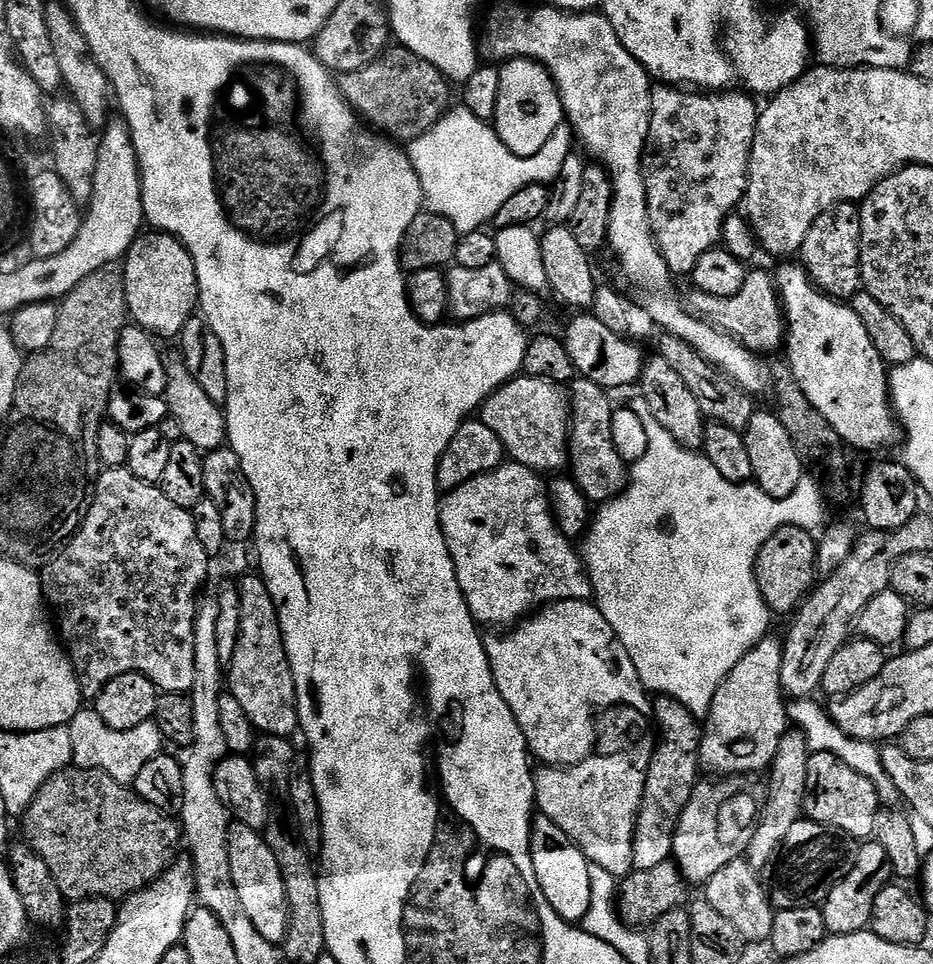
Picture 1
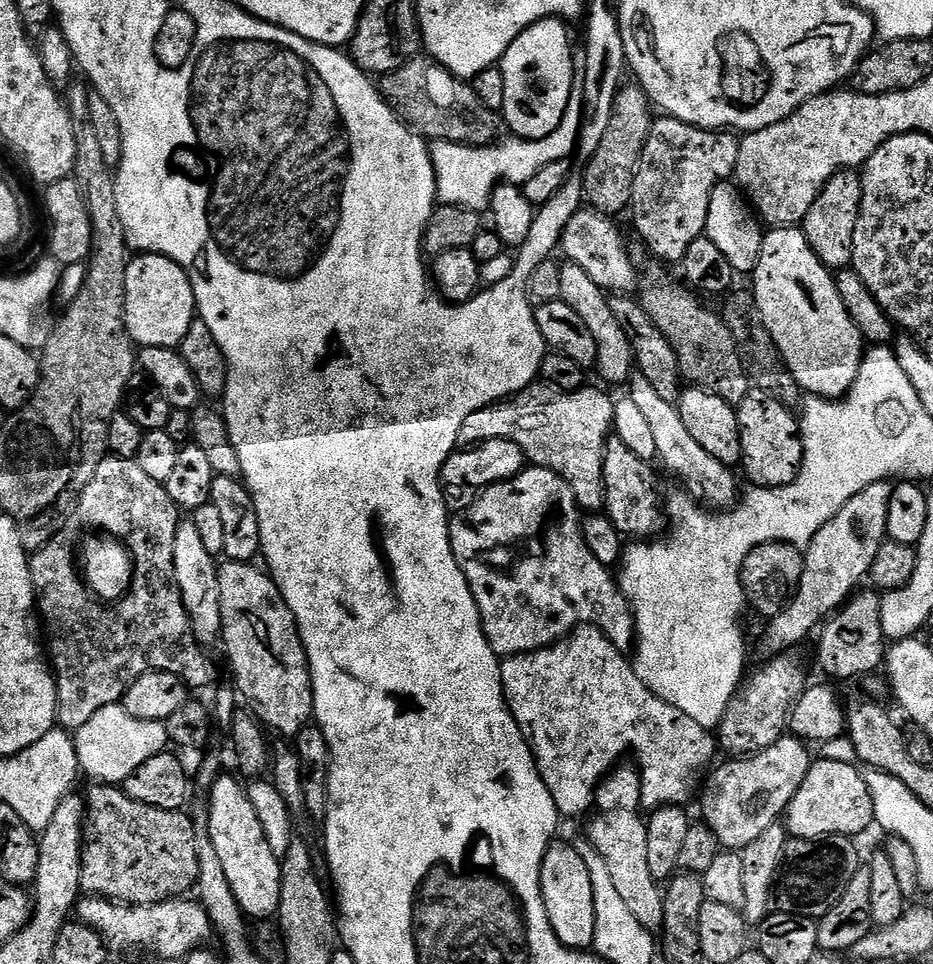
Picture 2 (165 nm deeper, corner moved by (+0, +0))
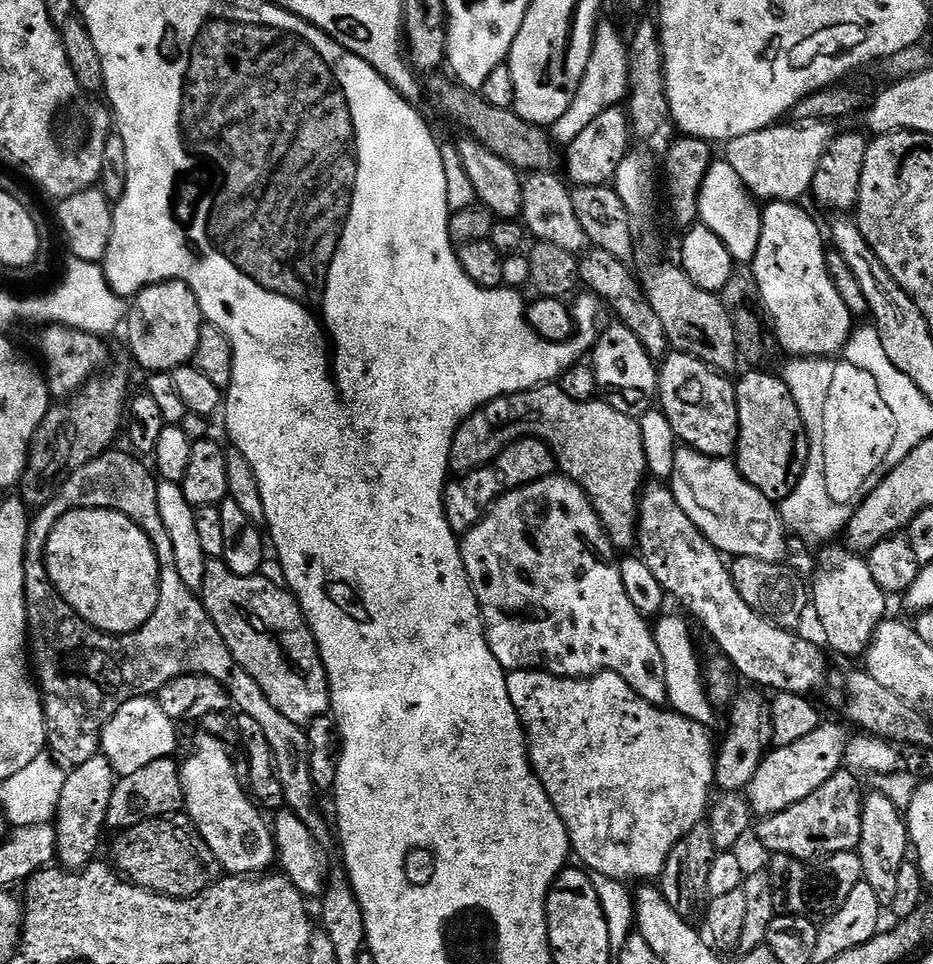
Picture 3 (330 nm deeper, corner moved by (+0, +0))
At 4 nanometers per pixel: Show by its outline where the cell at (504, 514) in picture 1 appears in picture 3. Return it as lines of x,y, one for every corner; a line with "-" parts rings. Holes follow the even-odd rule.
553,474
544,480
515,488
513,492
501,496
472,529
463,533
459,546
460,557
464,560
464,572
472,585
476,602
480,605
480,619
484,622
484,637
494,658
505,670
508,672
547,670
553,676
569,680
579,680
601,672
616,672
646,702
660,706
667,701
663,658
656,645
653,629
650,625
648,626
649,621
646,617
638,614
638,610
634,610
634,602
630,602
630,598
626,598
626,586
622,586
619,567
615,563
611,564
614,549
608,543
607,536
604,535
604,527
600,524
600,519
592,508
592,503
588,501
588,495
574,481
569,480
563,474

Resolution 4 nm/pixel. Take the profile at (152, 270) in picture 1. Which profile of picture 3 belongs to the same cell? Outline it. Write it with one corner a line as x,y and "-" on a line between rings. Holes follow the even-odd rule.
167,280
161,284
151,284
135,293
127,305
126,329
128,328
128,348
132,356
145,368
145,373
154,372
171,373
176,368
185,367
196,352
200,330
205,318
200,312
198,298
180,280

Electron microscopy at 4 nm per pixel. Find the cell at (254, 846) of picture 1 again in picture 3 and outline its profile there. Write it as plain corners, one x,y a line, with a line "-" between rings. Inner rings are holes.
200,734
192,744
188,757
180,764
180,781
184,791
183,811
193,826
200,831
200,836
210,846
214,858
225,873
234,876
264,874
277,859
276,841
273,829
264,821
265,813
254,803
251,795
234,778
234,766
229,750
224,749
220,736

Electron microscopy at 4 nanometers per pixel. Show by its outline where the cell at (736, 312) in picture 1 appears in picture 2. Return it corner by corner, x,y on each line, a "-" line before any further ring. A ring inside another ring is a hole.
577,210
570,219
564,231
560,234
559,251
564,252
563,259
570,264
582,266
590,278
599,288
609,294
632,294
636,288
636,264
620,237
620,232
615,228
609,217
600,212
591,210
-
636,288
636,289
635,289

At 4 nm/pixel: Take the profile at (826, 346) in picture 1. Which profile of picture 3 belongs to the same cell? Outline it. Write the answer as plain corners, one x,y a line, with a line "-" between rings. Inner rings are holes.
772,202
763,209
760,241
750,271
756,275
754,288
759,303
764,303
768,311
775,343
777,340
792,358
832,358
848,345
848,337
854,331
854,312
842,302
828,273
826,247
819,226
800,206
796,202

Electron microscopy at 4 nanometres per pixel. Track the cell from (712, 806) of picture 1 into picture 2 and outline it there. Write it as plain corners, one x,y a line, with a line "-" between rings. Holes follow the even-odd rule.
785,734
774,746
754,756
732,758
729,764
711,769
712,777
703,781
698,801
703,823
721,849
742,850
750,846
754,838
762,838
764,831
787,813
788,804
798,794
798,786
802,786
813,762
804,748
807,747
801,741

